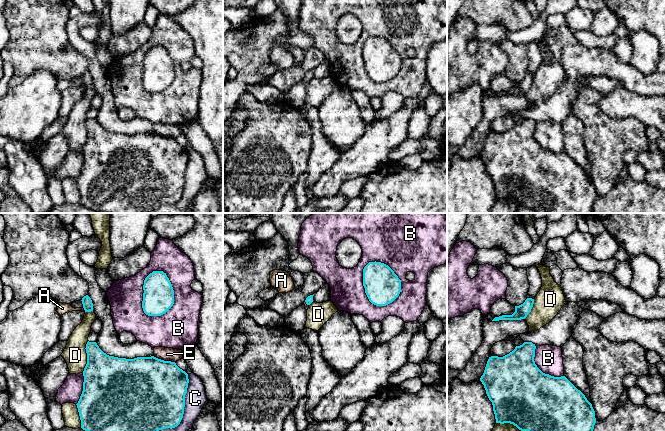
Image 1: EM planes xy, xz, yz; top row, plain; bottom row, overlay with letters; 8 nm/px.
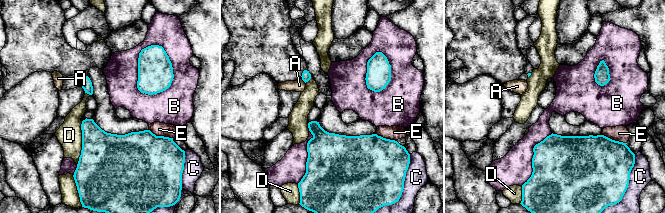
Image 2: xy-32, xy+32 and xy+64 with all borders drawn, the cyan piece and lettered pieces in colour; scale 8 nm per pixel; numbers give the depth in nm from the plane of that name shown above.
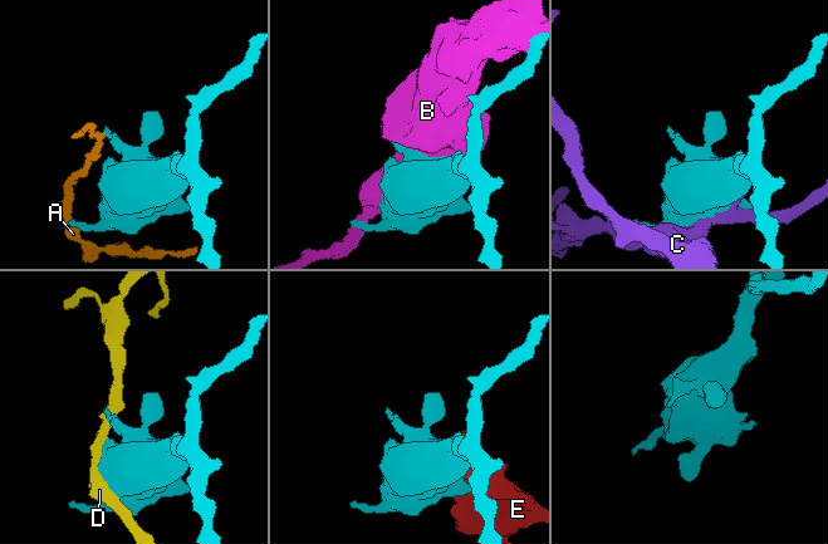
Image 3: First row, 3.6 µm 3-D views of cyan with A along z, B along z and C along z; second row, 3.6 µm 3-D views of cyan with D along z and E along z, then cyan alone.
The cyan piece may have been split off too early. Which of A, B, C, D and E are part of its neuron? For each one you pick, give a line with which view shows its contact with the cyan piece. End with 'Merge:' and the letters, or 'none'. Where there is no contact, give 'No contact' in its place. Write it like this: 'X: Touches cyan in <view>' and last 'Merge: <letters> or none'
Merge: none

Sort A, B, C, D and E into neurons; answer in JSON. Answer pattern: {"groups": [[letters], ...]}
{"groups": [["A"], ["B"], ["C"], ["D"], ["E"]]}

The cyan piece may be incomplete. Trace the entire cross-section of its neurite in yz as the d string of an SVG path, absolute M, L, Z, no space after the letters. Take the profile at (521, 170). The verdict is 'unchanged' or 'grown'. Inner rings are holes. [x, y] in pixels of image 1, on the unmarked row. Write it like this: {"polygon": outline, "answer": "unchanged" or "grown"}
{"polygon": "M524 118L509 130L489 133L480 157L492 178L496 199L510 199L537 213L592 213L595 187L585 171L565 152L543 149L535 140L536 122Z", "answer": "unchanged"}

